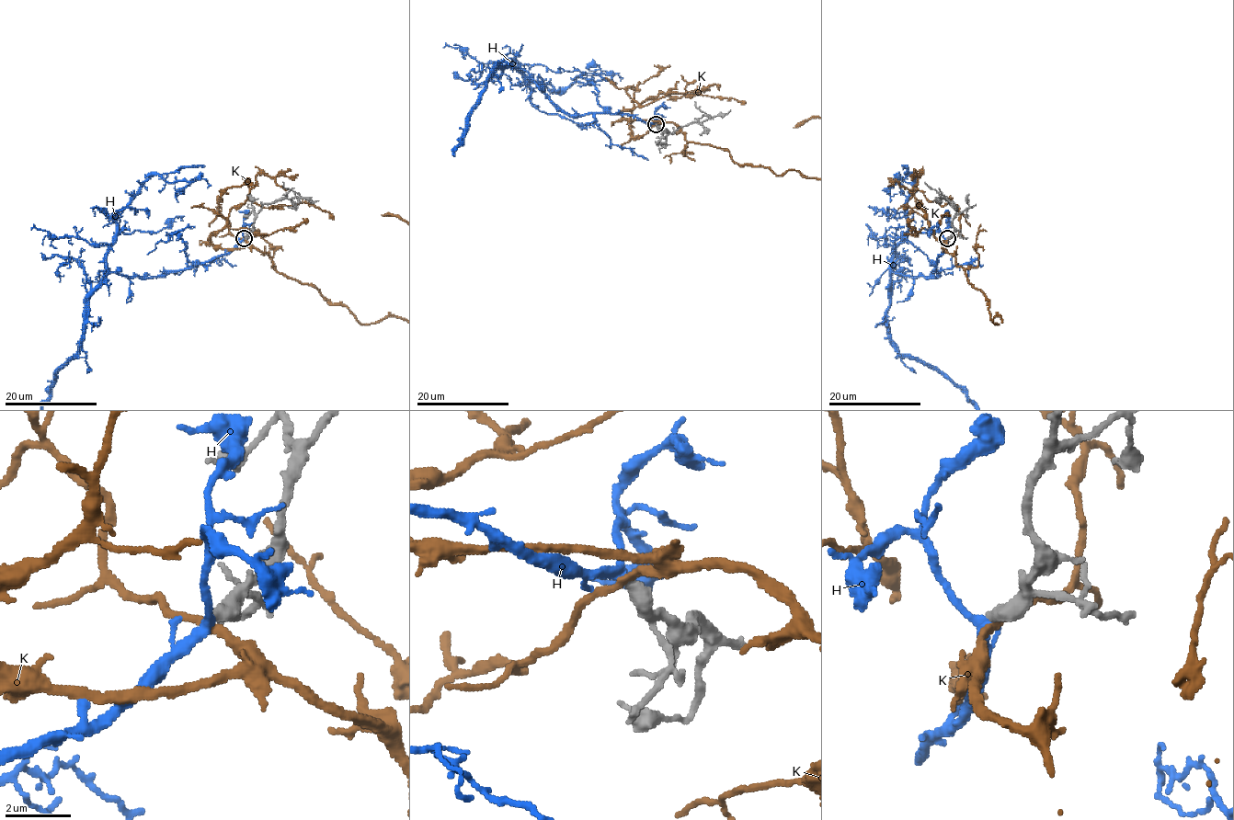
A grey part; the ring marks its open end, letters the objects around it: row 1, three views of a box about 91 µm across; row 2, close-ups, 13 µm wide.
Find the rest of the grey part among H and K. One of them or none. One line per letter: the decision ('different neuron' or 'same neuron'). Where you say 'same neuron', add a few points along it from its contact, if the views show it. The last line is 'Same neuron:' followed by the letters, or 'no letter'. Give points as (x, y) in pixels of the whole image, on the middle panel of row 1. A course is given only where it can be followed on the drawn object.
H: same neuron
K: different neuron
Same neuron: H

